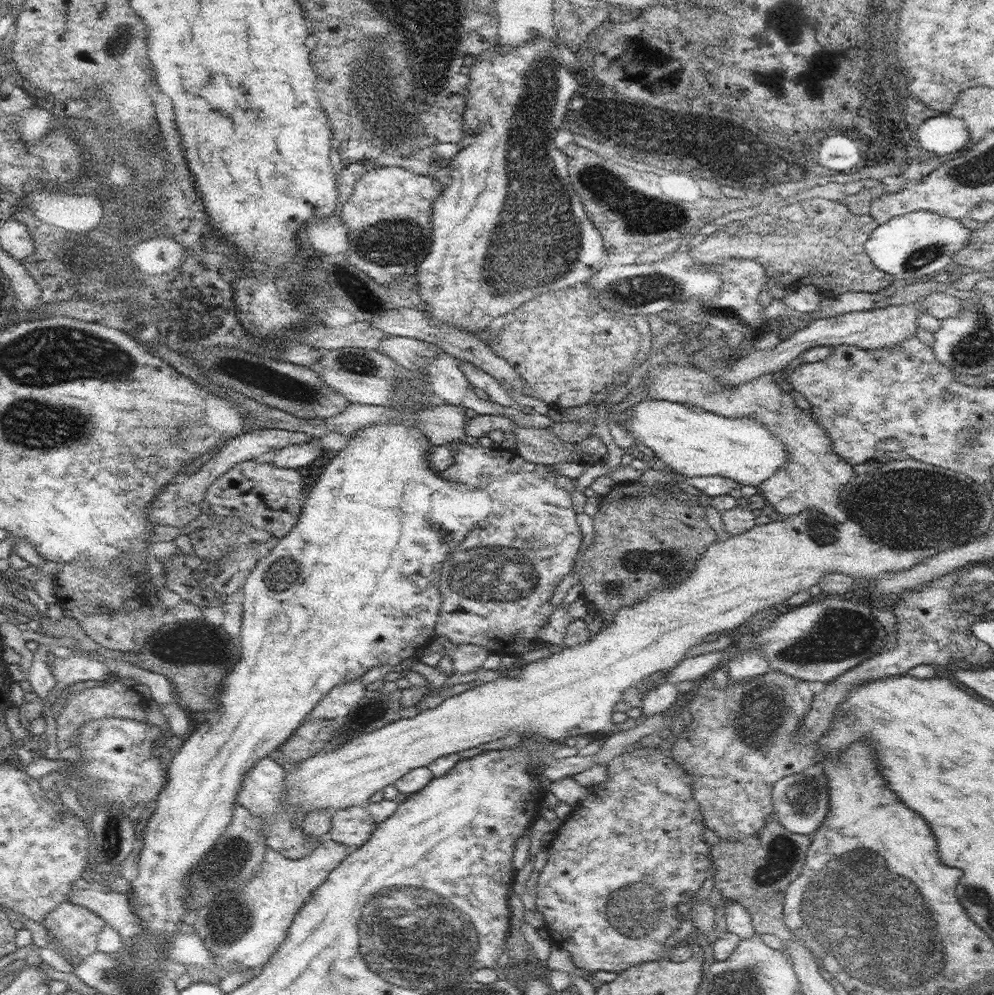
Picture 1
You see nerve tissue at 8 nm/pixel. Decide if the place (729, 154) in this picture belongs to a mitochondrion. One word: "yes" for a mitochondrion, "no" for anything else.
yes

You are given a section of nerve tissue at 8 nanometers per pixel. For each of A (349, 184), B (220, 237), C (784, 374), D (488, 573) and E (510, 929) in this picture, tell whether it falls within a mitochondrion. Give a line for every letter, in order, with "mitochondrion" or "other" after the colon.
A: other
B: other
C: other
D: mitochondrion
E: other

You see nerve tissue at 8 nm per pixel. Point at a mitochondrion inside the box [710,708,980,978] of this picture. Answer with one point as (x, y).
(803, 795)

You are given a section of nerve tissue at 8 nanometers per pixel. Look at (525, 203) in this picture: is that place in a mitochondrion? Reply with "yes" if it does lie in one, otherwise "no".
yes

